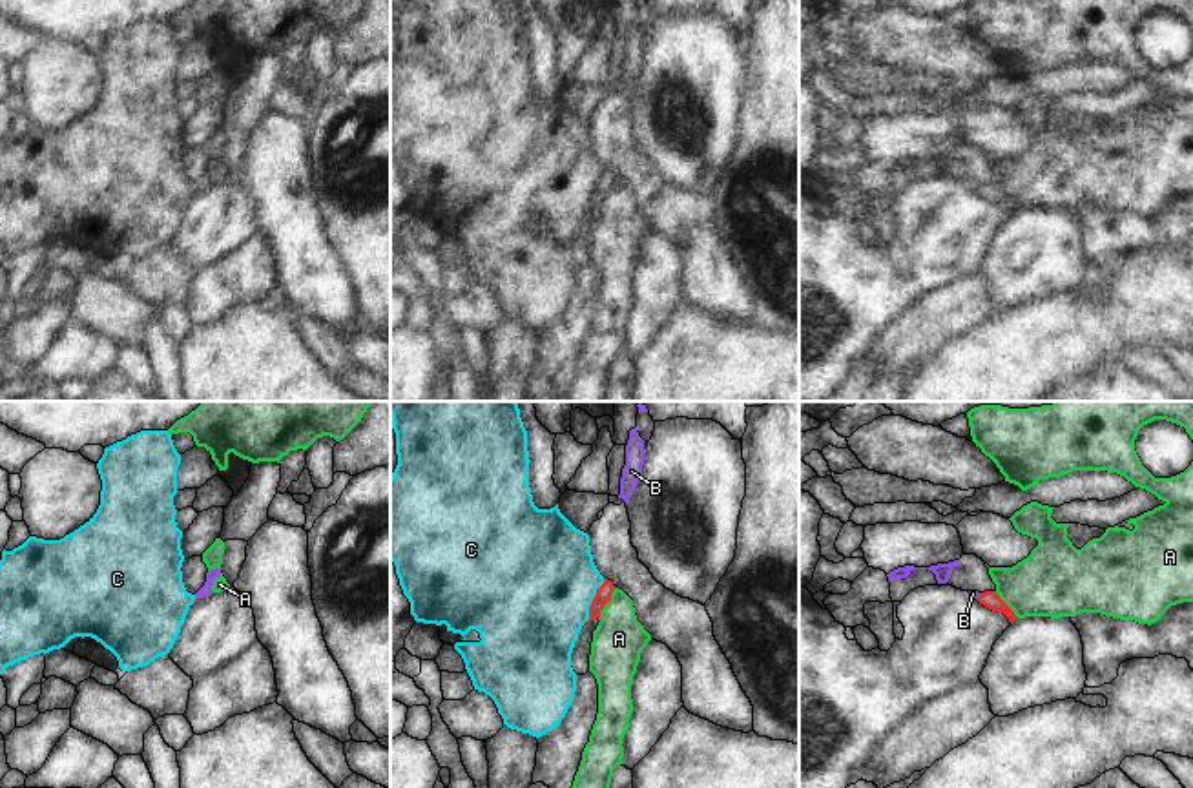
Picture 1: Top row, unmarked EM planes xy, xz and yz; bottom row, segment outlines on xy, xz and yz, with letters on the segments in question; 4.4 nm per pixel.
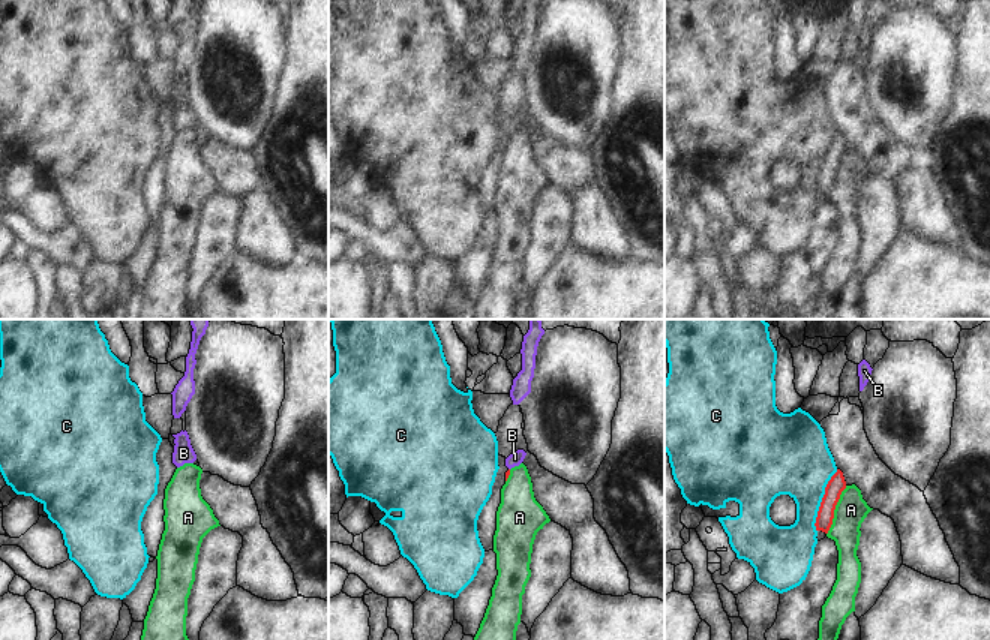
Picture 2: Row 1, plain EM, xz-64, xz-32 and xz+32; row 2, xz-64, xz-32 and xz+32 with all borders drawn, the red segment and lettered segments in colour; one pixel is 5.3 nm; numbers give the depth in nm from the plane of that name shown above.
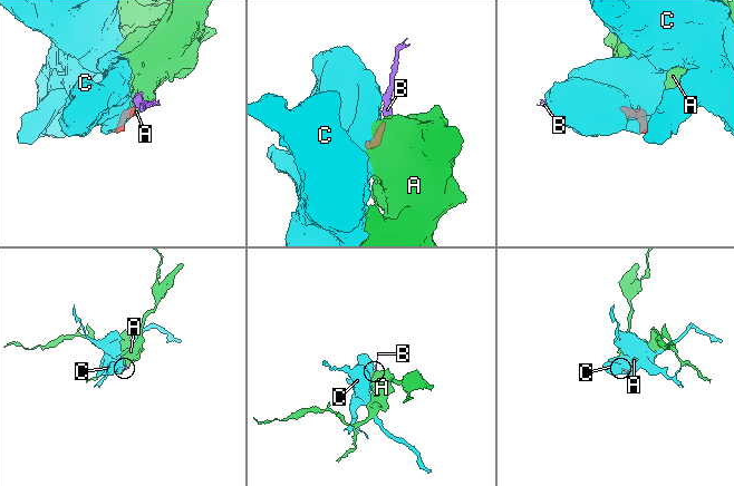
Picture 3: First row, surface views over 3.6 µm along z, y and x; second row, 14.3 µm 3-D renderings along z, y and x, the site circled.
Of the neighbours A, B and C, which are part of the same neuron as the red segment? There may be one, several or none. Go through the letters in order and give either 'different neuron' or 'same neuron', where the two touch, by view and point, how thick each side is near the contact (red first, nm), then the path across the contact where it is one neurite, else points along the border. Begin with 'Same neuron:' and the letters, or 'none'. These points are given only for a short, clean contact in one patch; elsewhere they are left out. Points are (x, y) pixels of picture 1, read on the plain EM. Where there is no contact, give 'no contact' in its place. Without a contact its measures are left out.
Same neuron: B
A: different neuron; contact xz (606, 194); calibres 70 and 220 nm; border xz (615, 179), (599, 210)
B: same neuron; contact yz (978, 188); calibres 80 and 30 nm; way yz (989, 190), (978, 188), (973, 185)
C: different neuron; contact xz (593, 192); calibres 70 and 480 nm

